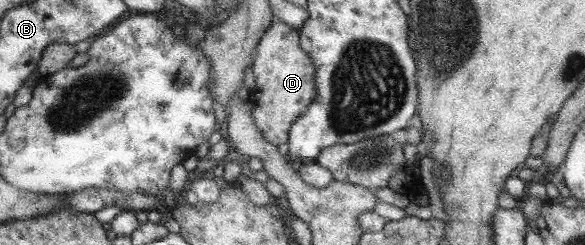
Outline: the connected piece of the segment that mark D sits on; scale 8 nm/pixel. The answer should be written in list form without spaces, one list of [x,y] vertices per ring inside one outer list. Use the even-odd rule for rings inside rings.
[[[277,20],[269,25],[259,39],[258,46],[255,46],[256,57],[252,63],[254,88],[247,97],[251,103],[251,119],[263,141],[276,147],[286,143],[292,123],[298,115],[304,113],[306,105],[310,105],[316,95],[314,66],[298,46],[298,37],[300,34],[297,28],[286,26],[282,20]]]

